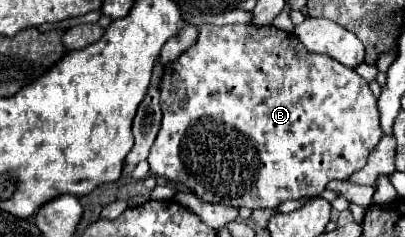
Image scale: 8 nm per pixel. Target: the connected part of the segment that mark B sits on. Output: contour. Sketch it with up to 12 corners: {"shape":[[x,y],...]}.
{"shape":[[201,25],[147,159],[275,209],[365,167],[355,69],[273,25]]}

